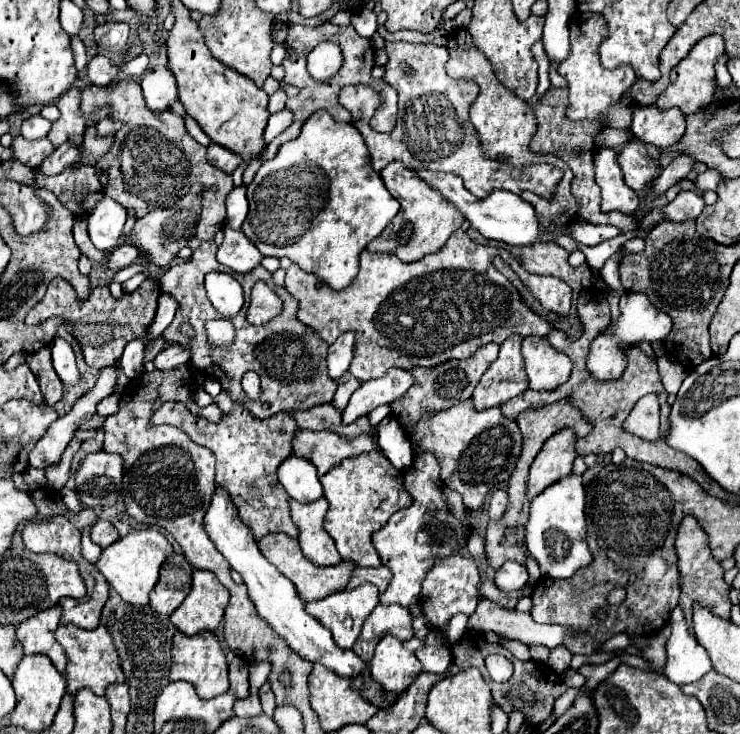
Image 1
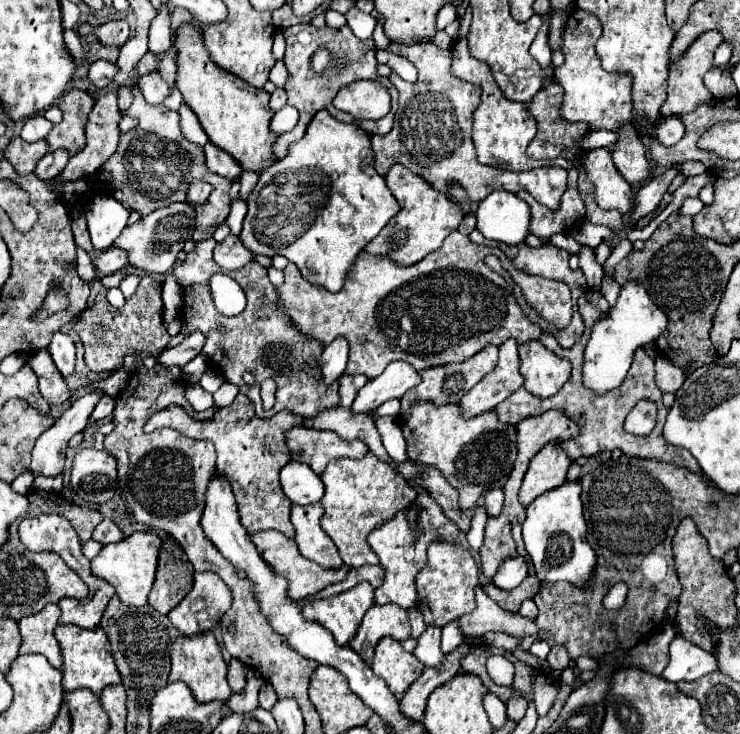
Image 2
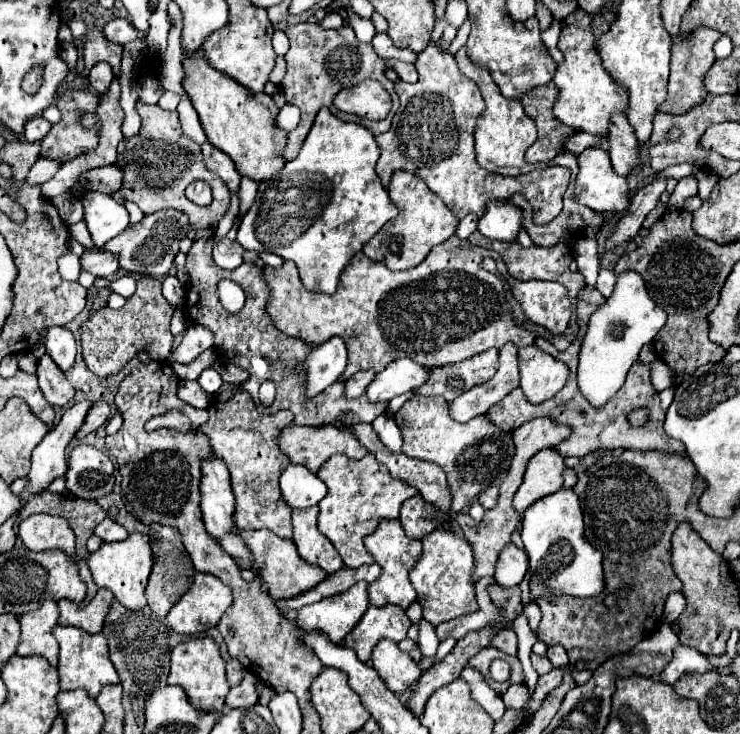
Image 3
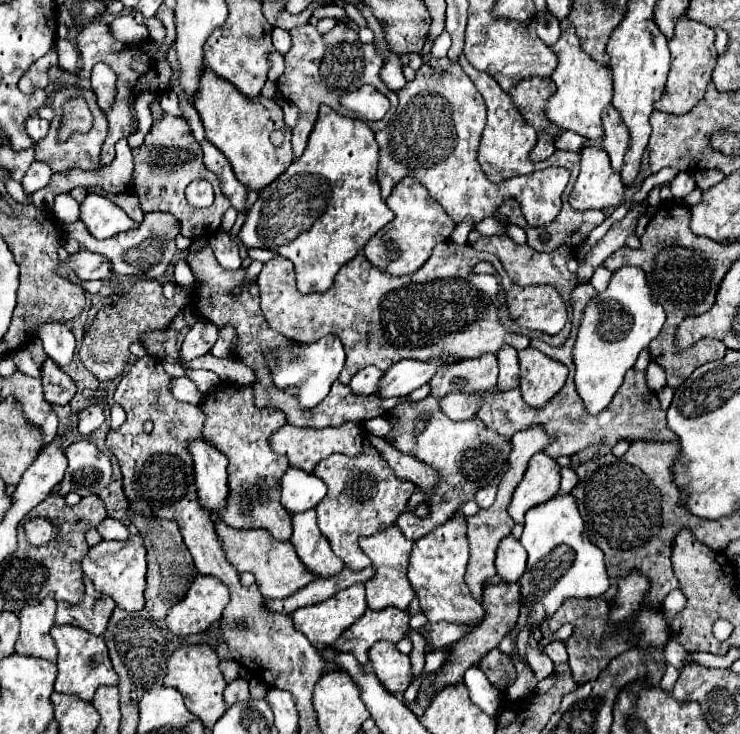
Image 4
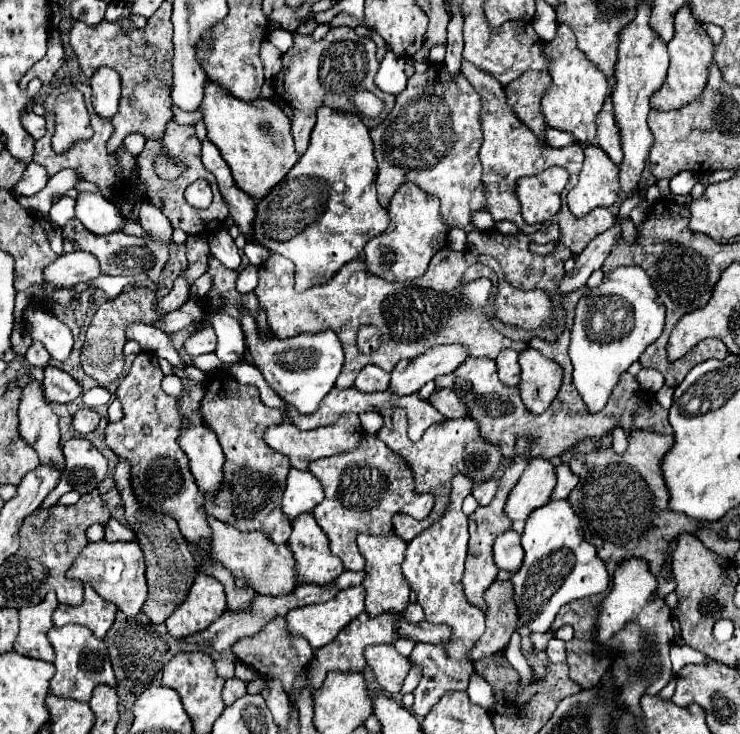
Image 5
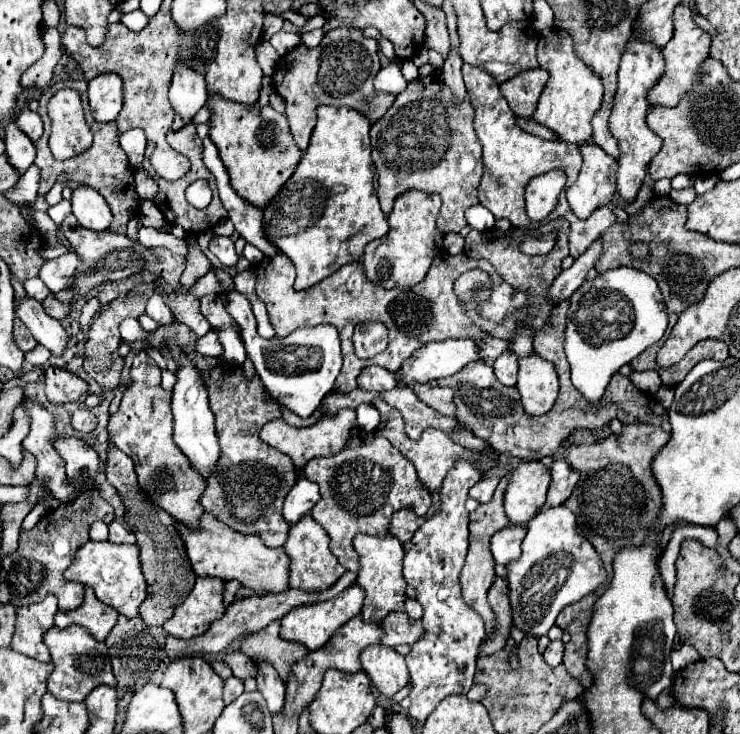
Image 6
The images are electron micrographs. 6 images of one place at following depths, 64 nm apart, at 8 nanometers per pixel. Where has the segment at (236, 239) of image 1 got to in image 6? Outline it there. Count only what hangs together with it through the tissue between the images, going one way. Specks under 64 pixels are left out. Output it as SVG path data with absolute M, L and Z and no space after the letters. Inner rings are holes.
M214 234L212 240L210 240L210 252L222 262L222 266L228 266L228 268L236 266L238 260L240 260L240 256L234 250L234 242L228 236Z

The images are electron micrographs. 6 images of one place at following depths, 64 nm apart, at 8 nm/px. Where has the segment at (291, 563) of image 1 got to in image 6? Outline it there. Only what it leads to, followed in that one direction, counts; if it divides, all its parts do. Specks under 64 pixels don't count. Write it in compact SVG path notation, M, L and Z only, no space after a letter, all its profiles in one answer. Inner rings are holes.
M204 514L198 530L186 530L182 524L176 524L176 530L186 540L186 552L192 562L192 568L198 576L216 576L222 580L238 580L246 588L256 592L284 592L290 588L290 558L286 556L284 548L268 548L264 546L260 536L244 536L212 514Z

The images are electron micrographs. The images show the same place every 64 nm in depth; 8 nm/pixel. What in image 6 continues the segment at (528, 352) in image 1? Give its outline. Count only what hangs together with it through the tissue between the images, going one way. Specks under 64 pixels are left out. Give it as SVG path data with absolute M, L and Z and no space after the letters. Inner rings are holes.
M538 354L520 358L520 372L516 384L526 414L546 414L558 396L558 374L552 362Z

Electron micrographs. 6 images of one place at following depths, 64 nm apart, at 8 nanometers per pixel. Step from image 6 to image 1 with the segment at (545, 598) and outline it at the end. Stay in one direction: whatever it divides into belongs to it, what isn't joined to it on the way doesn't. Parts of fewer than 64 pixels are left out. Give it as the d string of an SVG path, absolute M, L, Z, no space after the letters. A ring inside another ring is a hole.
M568 474L556 484L550 484L540 492L530 506L530 520L526 526L526 548L530 556L538 562L544 576L568 578L576 568L590 564L590 552L586 544L586 490L582 476Z

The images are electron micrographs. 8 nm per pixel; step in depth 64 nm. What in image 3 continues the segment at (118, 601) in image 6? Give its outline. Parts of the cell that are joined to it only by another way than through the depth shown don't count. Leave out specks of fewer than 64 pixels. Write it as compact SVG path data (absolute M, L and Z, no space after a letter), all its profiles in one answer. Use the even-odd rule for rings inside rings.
M130 534L126 540L122 542L110 542L110 544L102 544L98 552L94 552L92 556L86 558L92 578L98 586L110 588L114 592L114 598L124 604L124 608L144 608L146 606L146 596L144 590L148 586L148 578L152 574L152 564L154 564L154 554L150 548L152 540L148 534Z

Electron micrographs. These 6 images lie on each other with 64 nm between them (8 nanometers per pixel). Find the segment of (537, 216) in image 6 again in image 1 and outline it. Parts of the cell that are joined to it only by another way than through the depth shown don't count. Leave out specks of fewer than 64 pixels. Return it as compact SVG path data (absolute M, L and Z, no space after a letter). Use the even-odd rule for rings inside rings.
M386 42L388 64L382 80L398 90L398 124L392 132L374 132L368 126L368 120L374 116L376 106L380 104L378 94L364 84L344 87L339 94L339 102L352 115L352 124L360 130L366 140L372 166L380 172L388 162L402 162L406 168L424 168L456 174L464 180L466 190L476 198L486 198L492 190L504 188L514 194L530 190L544 198L550 198L554 184L564 176L560 168L550 164L532 164L532 166L510 166L508 162L488 160L482 152L476 128L468 122L466 108L474 102L479 87L474 80L454 80L446 74L444 64L448 52L444 46L436 44L412 44L412 42ZM408 66L412 72L404 72Z

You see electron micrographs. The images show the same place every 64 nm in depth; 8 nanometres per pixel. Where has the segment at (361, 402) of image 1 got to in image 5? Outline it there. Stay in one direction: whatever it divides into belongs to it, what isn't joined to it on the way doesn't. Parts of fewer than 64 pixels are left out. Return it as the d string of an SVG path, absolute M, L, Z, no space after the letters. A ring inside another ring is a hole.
M450 344L450 346L430 348L424 356L412 360L400 360L390 374L388 390L398 396L414 394L436 376L454 372L466 358L468 352L464 346Z

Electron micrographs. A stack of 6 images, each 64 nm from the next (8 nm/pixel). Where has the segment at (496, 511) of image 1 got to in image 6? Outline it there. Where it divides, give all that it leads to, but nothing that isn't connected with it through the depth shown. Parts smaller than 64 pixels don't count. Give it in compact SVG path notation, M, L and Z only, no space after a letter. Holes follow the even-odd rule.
M482 478L478 484L474 484L470 488L470 496L474 500L478 500L480 504L486 504L486 502L490 502L496 486L498 486L498 478Z

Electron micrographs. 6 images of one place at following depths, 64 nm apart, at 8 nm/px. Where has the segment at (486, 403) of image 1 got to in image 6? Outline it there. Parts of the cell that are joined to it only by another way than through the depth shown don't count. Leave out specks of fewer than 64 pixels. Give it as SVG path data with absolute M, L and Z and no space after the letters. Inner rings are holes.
M510 350L500 354L494 362L494 372L505 386L514 386L518 380L518 356ZM420 384L420 388L412 388L422 402L426 402L428 406L432 406L434 410L438 410L444 416L456 416L456 404L454 404L454 396L452 396L452 388L430 388L428 384Z

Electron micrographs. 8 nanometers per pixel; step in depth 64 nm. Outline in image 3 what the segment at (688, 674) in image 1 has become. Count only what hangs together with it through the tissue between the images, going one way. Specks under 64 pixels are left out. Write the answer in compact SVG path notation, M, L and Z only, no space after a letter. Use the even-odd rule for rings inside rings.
M678 644L674 648L674 658L672 662L664 668L664 672L660 674L660 680L668 682L668 684L674 684L680 676L684 674L704 674L704 672L710 672L710 670L720 670L720 668L714 668L708 660L708 656L704 656L702 652L698 652L696 648L690 648L690 646L684 646L684 644Z

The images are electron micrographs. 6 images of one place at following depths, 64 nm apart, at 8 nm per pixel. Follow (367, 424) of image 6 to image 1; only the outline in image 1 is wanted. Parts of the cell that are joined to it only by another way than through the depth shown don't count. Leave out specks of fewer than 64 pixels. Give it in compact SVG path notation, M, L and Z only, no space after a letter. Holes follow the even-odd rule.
M386 416L376 426L376 432L378 432L378 440L380 440L380 450L392 462L392 466L398 470L410 468L412 460L414 460L414 452L412 452L412 444L410 444L408 436L400 428L400 424L396 420L392 420L392 416Z

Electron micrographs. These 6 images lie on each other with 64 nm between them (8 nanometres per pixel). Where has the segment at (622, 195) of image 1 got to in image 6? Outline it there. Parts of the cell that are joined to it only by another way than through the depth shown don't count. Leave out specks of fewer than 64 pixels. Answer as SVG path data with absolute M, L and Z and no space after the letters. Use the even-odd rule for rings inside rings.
M596 144L580 148L584 156L578 180L566 190L568 204L578 218L588 218L600 206L608 206L616 194L618 162Z

